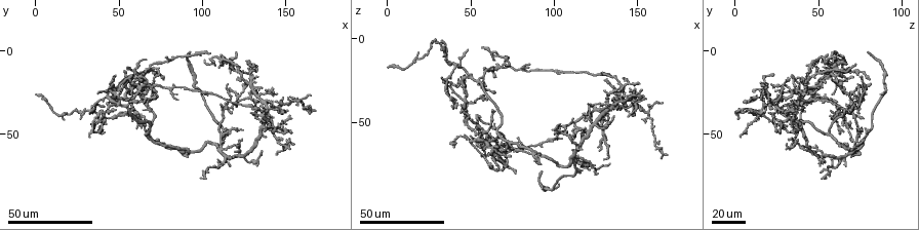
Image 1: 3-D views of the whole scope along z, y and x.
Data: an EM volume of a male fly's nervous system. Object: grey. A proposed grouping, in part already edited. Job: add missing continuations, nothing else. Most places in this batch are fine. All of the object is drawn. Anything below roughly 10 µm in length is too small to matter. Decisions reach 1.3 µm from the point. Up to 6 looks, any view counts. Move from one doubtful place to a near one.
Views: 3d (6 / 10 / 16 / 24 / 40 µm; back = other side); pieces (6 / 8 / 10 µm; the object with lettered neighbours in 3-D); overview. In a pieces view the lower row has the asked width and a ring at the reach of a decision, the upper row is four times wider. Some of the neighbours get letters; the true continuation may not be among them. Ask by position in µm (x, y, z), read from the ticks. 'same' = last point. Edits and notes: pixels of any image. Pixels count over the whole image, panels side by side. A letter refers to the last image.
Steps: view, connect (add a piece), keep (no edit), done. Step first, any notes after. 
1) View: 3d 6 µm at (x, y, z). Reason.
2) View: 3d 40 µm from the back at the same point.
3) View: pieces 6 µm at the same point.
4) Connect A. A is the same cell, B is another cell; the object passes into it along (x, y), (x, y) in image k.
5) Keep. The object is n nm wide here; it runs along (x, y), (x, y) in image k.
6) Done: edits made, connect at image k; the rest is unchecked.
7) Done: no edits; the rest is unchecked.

View: 3d 24 µm at (117, 37, 75). Branch stops here.

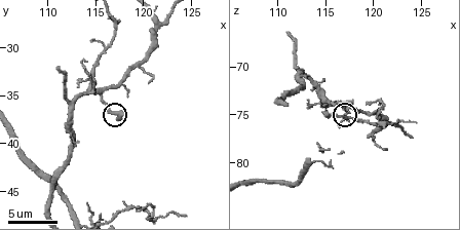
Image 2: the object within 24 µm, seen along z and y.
View: 3d 6 µm at (117.0, 37.4, 74.2). Closer look.

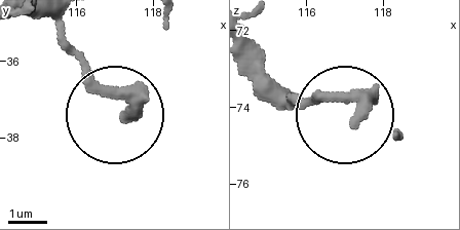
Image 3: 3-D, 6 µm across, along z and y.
View: pieces 8 µm at (117.30, 37.50, 74.35).

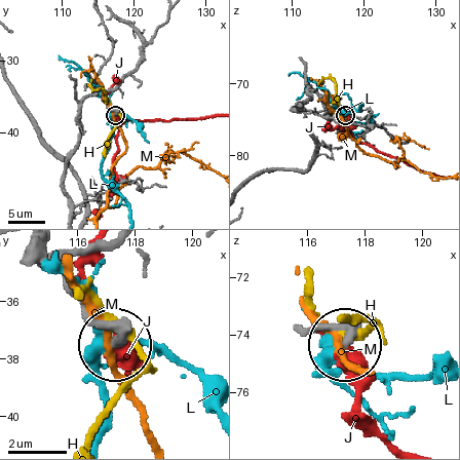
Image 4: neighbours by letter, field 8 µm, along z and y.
Keep. H, J, L and M are other cells; it runs along (303, 331), (332, 331), (347, 343) in image 4; no lettered piece goes on from it.

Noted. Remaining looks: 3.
View: pieces 10 µm at (111.2, 32.0, 66.6). An open end.

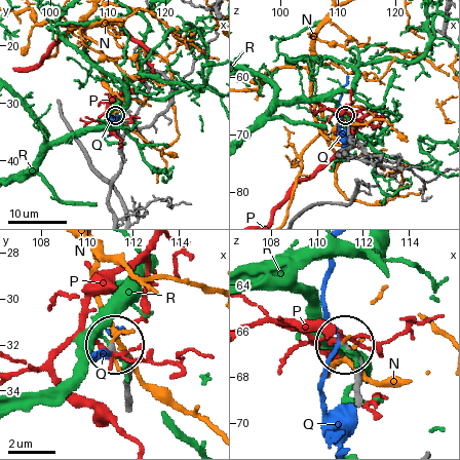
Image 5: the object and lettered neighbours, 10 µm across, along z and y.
Keep. N, P, Q and R are other cells; it runs along (362, 399), (357, 365), (347, 348) in image 5; none of them fits.

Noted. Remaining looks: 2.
View: 3d 40 µm at (92, 1, 79). An open end.

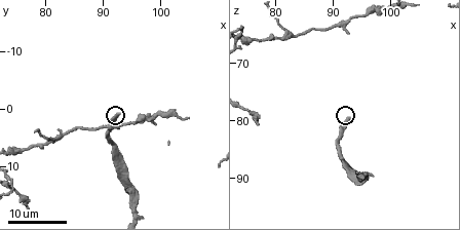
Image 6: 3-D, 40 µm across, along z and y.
View: pieces 8 µm at (93.0, 1.0, 79.5).

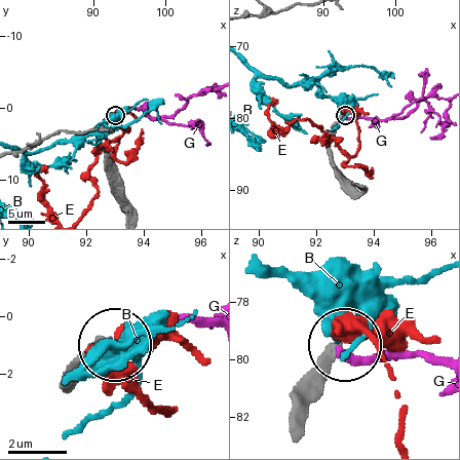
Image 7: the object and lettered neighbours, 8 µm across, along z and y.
Keep. B, E and G are other cells; it runs along (293, 411), (337, 347) in image 7; none of them fits.

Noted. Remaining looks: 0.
Done: no edits; the rest is unchecked.

